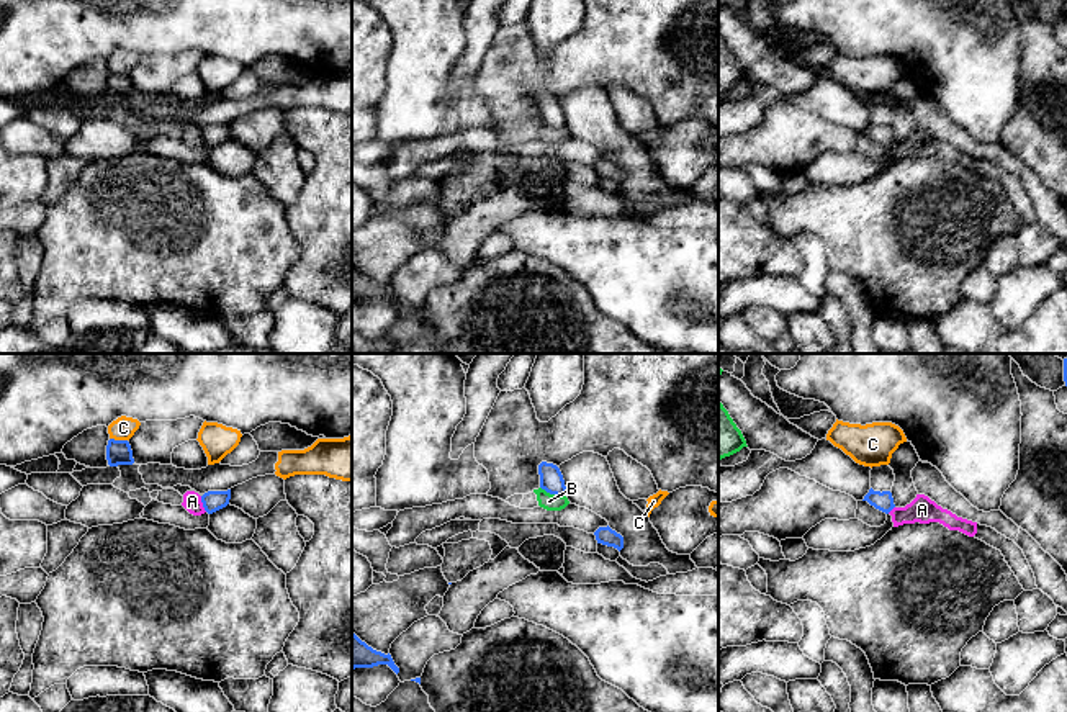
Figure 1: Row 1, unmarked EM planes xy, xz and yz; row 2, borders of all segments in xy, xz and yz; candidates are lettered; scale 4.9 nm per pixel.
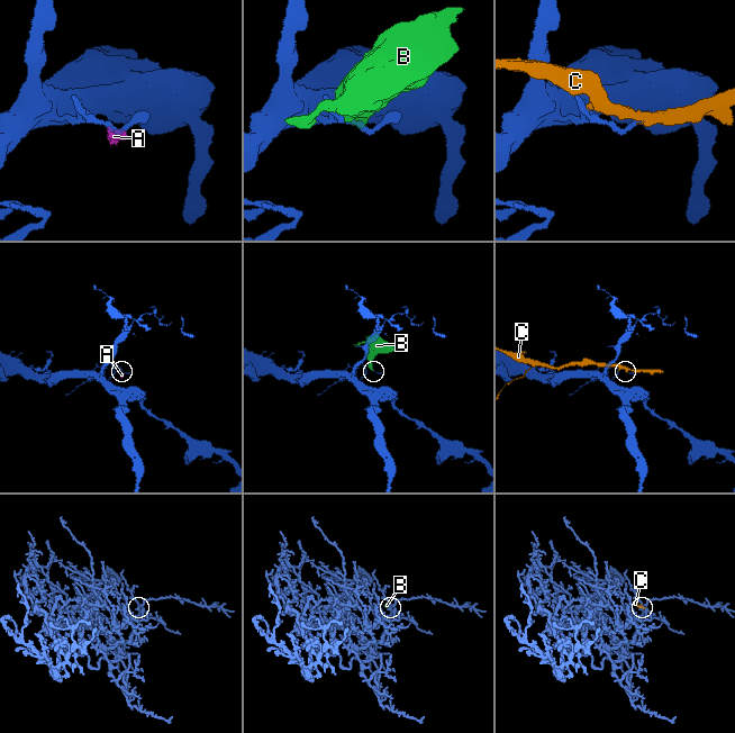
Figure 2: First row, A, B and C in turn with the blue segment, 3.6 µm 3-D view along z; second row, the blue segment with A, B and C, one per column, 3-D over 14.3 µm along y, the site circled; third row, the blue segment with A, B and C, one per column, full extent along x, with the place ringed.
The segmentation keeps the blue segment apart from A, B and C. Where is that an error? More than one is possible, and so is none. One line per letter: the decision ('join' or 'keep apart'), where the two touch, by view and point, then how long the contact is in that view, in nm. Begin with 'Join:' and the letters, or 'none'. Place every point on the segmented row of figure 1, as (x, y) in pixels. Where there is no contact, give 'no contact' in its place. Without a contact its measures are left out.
Join: none
A: keep apart | xy (203, 504) | 90 nm
B: keep apart | xz (553, 493) | 140 nm
C: keep apart | xy (118, 441) | 90 nm

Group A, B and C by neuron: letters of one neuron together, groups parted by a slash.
A B / C

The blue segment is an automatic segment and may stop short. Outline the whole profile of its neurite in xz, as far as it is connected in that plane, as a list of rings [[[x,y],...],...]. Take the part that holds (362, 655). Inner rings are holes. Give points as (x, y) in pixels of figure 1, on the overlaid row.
[[[352,632],[352,669],[373,668],[378,665],[388,665],[396,674],[399,673],[389,653],[385,655],[373,650]]]

